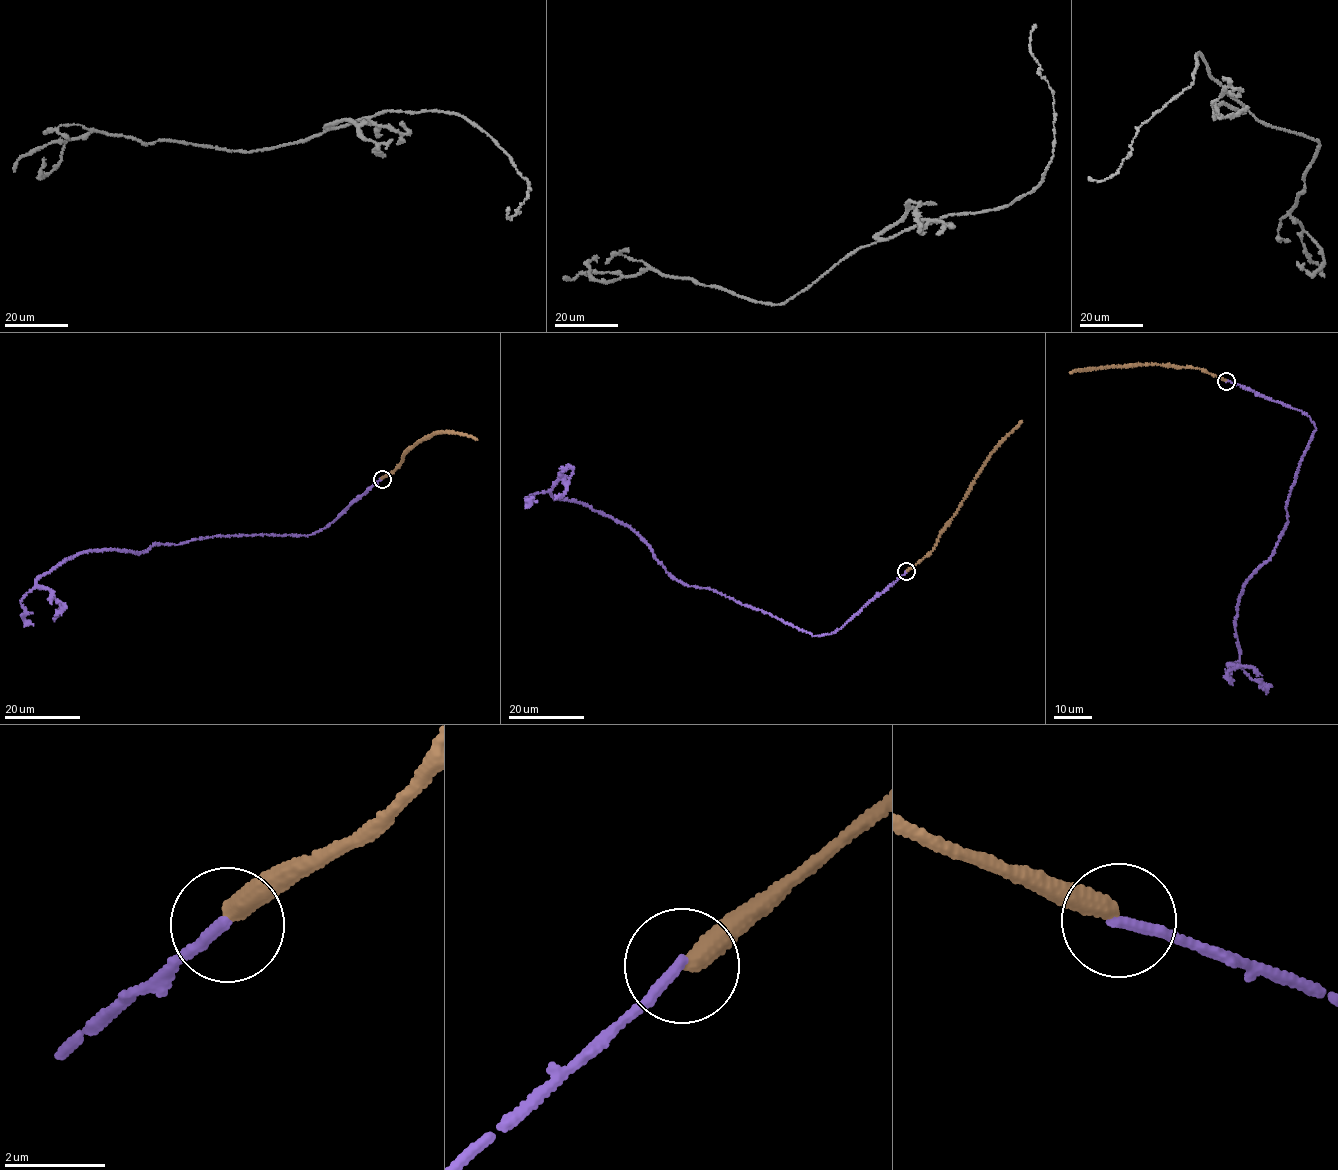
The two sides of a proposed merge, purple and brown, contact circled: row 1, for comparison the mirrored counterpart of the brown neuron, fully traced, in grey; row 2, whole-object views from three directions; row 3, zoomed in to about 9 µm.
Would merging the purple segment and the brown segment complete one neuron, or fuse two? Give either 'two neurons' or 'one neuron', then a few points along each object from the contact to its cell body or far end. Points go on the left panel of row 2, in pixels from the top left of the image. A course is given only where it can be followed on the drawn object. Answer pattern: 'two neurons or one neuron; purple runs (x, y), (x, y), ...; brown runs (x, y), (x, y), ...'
two neurons; purple runs (382, 479), (309, 535), (219, 535), (159, 543), (141, 553), (72, 556), (37, 580), (65, 606), (55, 615); brown runs (382, 479), (395, 469), (409, 446), (428, 435), (445, 432), (476, 438)

